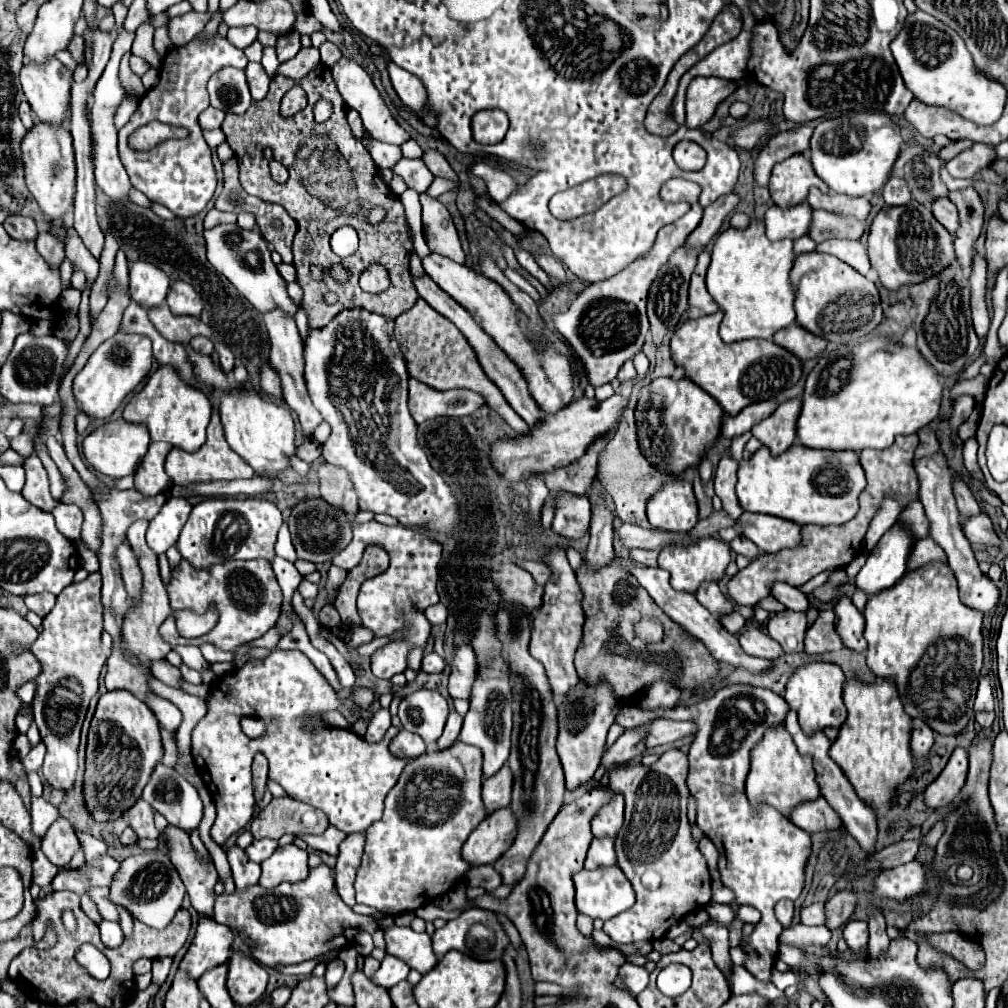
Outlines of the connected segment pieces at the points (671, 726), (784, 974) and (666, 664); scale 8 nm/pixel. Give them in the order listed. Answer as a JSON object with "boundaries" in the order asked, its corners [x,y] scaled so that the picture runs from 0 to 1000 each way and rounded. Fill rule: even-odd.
{"boundaries":[[[[650,713],[640,717],[644,721],[642,741],[652,741],[658,737],[668,737],[678,731],[689,729],[691,721],[686,715],[668,715],[668,713]]],[[[767,959],[767,963],[765,963],[765,975],[767,975],[771,981],[779,983],[783,977],[791,977],[791,969],[789,969],[785,963],[771,963],[771,961]]],[[[580,557],[576,559],[576,563],[572,564],[572,576],[578,588],[578,606],[582,610],[582,616],[578,620],[578,634],[574,638],[574,644],[570,648],[570,662],[574,672],[582,672],[584,678],[592,678],[594,672],[604,674],[604,678],[610,684],[610,689],[618,695],[630,693],[636,686],[644,684],[648,674],[668,674],[668,678],[674,684],[689,684],[693,678],[699,678],[701,674],[707,674],[713,666],[713,656],[707,654],[703,650],[703,646],[697,642],[697,638],[693,634],[688,634],[686,630],[680,628],[678,622],[674,622],[672,618],[668,618],[650,598],[648,594],[644,594],[644,588],[632,578],[632,574],[628,574],[628,570],[624,570],[618,563],[610,563],[608,559],[596,564],[584,564],[580,561]],[[638,610],[652,610],[652,614],[658,620],[658,634],[652,638],[636,638],[632,636],[630,628],[628,628],[628,620],[638,612]]]]}

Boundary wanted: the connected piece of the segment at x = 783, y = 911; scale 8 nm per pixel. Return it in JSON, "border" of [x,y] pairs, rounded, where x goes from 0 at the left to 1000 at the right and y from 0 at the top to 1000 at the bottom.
{"border":[[[775,892],[775,894],[769,898],[769,910],[773,912],[773,916],[775,916],[777,920],[783,920],[783,918],[785,918],[785,912],[787,912],[787,894]]]}

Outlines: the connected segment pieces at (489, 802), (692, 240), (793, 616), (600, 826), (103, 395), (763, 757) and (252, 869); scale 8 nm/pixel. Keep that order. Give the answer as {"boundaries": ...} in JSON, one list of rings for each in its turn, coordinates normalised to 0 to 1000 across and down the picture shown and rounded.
{"boundaries":[[[[505,759],[497,761],[489,771],[479,775],[479,799],[483,807],[505,801],[507,781],[509,781],[509,769],[505,765]]],[[[721,191],[721,193],[715,193],[707,203],[703,203],[699,207],[699,213],[695,217],[695,221],[691,223],[691,227],[684,233],[684,243],[686,245],[699,245],[705,235],[713,229],[713,225],[717,223],[717,217],[731,205],[733,201],[733,193],[729,191]]],[[[779,604],[763,612],[761,626],[777,642],[779,648],[795,648],[797,632],[801,626],[801,610]]],[[[608,787],[608,797],[604,801],[598,801],[590,813],[588,813],[588,828],[592,832],[596,830],[612,830],[616,818],[618,818],[618,793],[614,787]]],[[[114,330],[92,348],[84,364],[72,376],[72,392],[80,400],[80,408],[92,416],[106,416],[122,400],[122,396],[146,374],[150,362],[150,338],[146,334]]],[[[771,719],[765,725],[761,725],[757,735],[747,743],[745,765],[741,769],[739,781],[741,781],[741,791],[747,801],[755,797],[765,799],[781,813],[787,801],[791,801],[797,795],[807,795],[814,789],[813,779],[809,775],[805,753],[801,749],[793,749],[793,745],[787,741],[787,733],[783,733],[783,727],[779,725],[777,719]]],[[[229,838],[225,842],[225,852],[227,852],[227,858],[229,858],[229,866],[231,866],[231,874],[235,880],[247,880],[247,878],[255,878],[257,874],[257,868],[259,868],[259,862],[257,862],[257,856],[249,854],[243,846],[243,842],[235,840],[235,838]]]]}

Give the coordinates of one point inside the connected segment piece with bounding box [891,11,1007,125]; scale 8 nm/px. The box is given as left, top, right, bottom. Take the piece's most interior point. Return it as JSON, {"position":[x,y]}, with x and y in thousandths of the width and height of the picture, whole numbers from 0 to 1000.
{"position":[925,58]}

